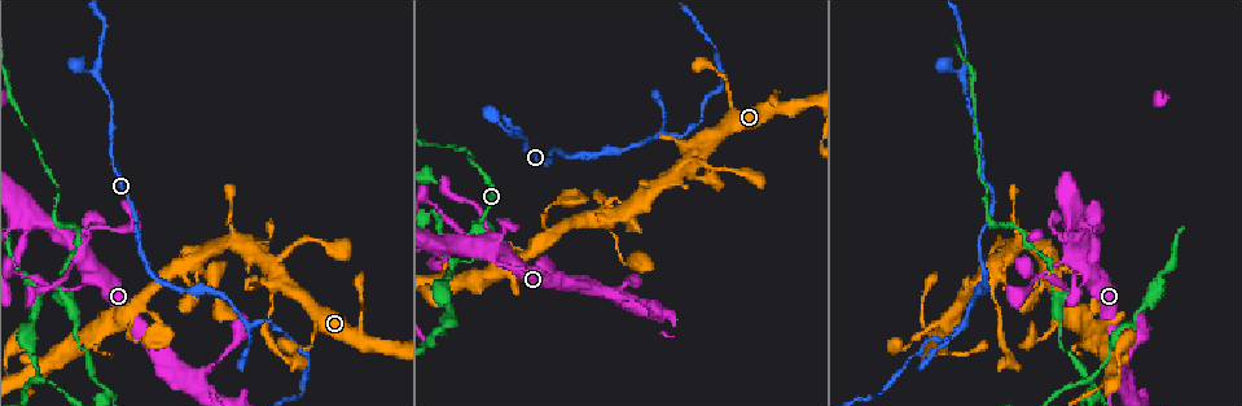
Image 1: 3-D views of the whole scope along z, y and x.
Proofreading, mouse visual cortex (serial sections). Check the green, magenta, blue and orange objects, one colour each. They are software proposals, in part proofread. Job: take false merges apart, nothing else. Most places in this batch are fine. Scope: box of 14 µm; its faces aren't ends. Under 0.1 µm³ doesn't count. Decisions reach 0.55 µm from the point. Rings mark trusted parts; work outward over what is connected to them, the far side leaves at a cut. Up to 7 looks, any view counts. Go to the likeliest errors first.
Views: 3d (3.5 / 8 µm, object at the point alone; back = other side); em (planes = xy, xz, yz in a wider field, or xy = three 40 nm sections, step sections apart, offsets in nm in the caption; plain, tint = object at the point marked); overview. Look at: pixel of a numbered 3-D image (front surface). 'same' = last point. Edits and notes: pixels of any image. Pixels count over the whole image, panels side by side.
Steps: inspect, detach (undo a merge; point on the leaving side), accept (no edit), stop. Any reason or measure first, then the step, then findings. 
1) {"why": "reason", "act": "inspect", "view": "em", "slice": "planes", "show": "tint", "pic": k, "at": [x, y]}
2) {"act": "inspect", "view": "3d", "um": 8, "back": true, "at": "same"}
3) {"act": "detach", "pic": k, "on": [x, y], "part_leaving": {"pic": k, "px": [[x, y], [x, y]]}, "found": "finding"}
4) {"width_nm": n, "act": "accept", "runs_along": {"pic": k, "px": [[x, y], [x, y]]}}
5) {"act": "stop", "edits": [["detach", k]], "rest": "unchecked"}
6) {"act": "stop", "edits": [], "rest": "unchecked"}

{"why": "sharp bend", "act": "inspect", "view": "3d", "um": 3.5, "pic": 1, "at": [1097, 396]}

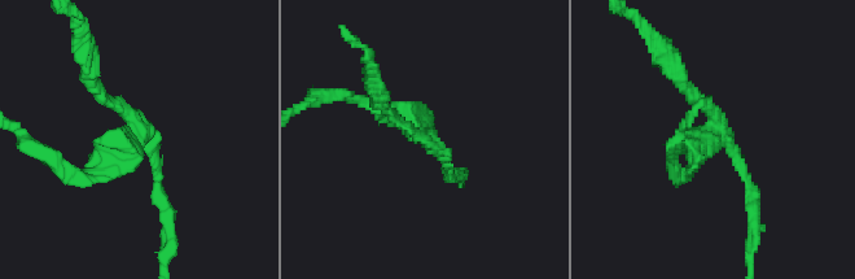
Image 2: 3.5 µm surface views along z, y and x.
{"why": "need the tissue", "act": "inspect", "view": "em", "slice": "planes", "show": "tint", "pic": 2, "at": [719, 128]}

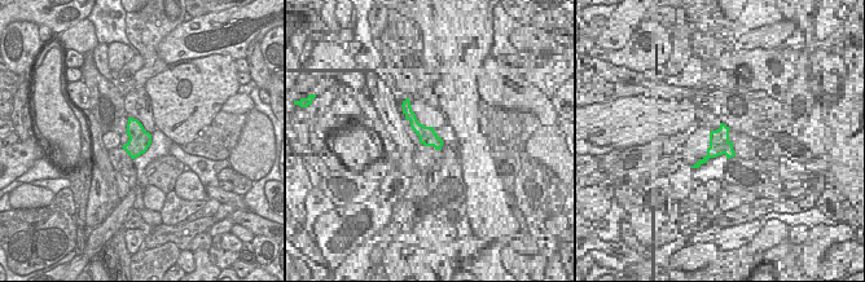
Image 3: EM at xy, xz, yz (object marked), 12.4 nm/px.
{"act": "inspect", "view": "em", "slice": "xy", "step": 2, "show": "tint", "at": "same"}

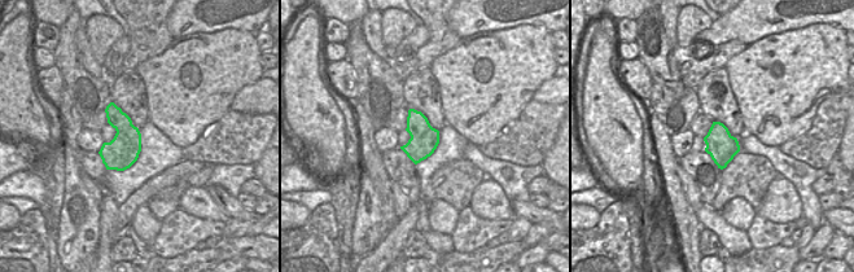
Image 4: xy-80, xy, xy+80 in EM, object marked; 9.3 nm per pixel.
{"act": "detach", "pic": 2, "on": [99, 155], "part_leaving": {"pic": 2, "px": [[134, 138], [90, 178], [42, 149]]}, "found": "two cells meet here"}

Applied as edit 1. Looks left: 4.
{"act": "inspect", "view": "overview"}

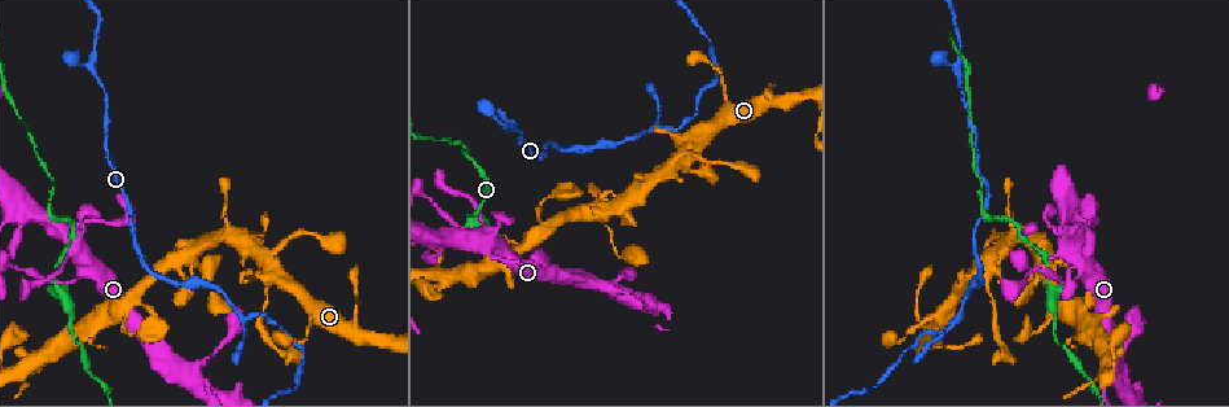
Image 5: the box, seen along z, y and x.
{"why": "three arms meet", "act": "inspect", "view": "3d", "um": 8, "pic": 5, "at": [957, 74]}

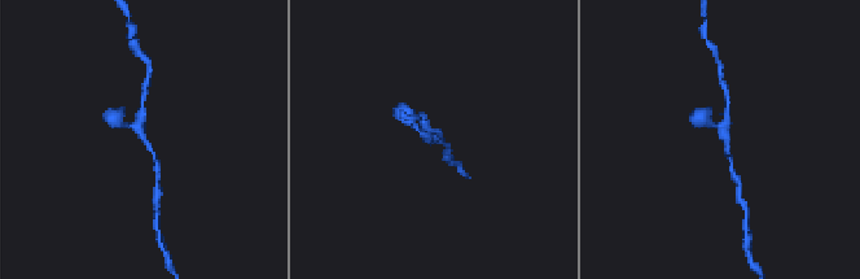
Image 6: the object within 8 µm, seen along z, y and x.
{"arms": 3, "arm_widths_nm": [150, 150, 200], "why": "now the EM", "act": "inspect", "view": "em", "slice": "xy", "step": 1, "show": "tint", "pic": 6, "at": [428, 137]}

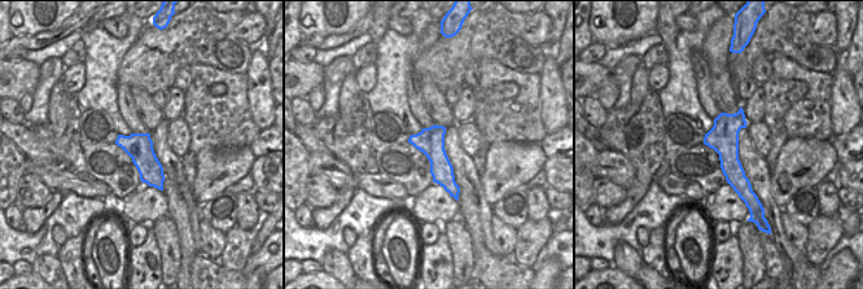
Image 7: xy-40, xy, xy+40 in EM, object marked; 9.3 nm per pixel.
{"width_nm": 260, "act": "accept", "runs_along": {"pic": 6, "px": [[157, 168], [136, 127], [117, 121]]}, "found": "continuous, no second cell"}

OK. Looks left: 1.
{"act": "stop", "edits": [["detach", 2]], "rest": "unchecked"}

